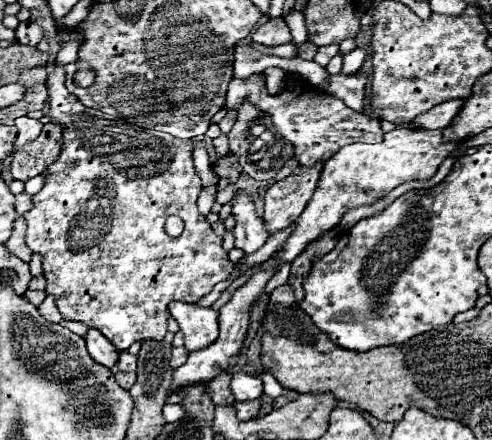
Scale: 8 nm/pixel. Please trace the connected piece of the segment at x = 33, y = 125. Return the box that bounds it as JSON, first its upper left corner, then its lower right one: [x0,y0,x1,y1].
[15,117,43,149]

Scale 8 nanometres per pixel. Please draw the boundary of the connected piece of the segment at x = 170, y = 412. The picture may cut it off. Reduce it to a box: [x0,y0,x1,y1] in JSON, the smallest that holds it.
[163,403,185,423]

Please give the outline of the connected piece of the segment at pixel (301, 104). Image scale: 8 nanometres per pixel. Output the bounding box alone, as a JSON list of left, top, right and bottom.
[225,74,383,165]

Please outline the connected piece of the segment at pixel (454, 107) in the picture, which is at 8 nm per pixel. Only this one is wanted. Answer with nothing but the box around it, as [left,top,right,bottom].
[409,99,463,129]

